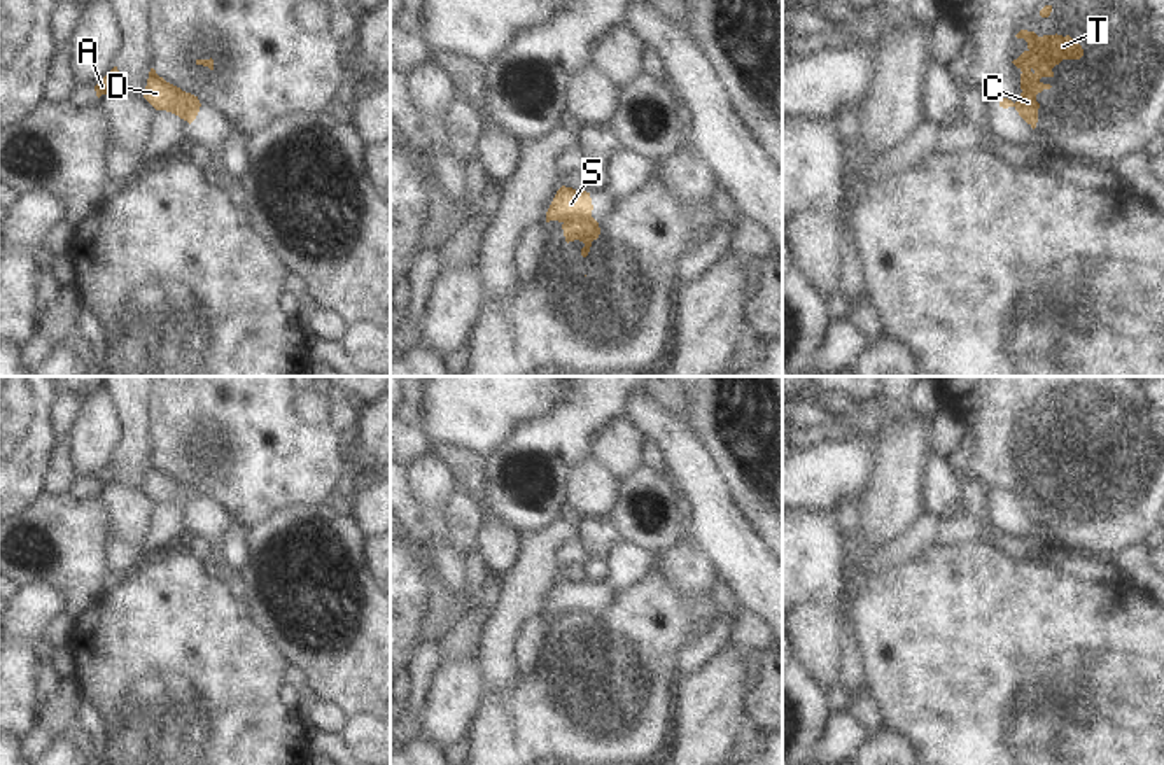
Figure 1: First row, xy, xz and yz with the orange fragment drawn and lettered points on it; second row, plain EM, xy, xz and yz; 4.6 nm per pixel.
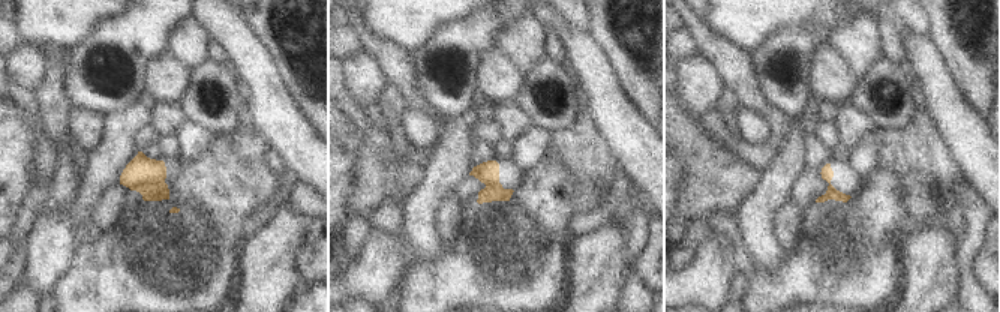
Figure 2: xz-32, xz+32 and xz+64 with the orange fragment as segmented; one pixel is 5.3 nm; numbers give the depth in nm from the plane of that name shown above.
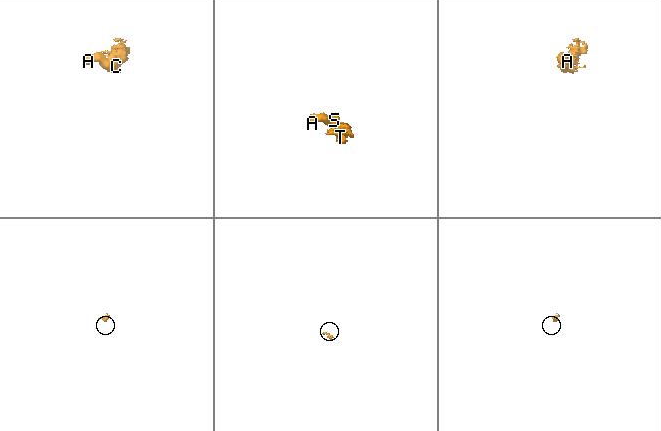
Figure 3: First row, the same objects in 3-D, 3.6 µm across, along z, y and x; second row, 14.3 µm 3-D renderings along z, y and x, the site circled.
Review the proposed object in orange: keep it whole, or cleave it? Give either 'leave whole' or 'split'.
split

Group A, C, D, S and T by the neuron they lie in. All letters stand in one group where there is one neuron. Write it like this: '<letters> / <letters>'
A D S / C T

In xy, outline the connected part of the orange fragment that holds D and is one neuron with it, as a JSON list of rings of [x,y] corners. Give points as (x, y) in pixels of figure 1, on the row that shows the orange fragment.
[[[154,68],[149,72],[147,86],[144,91],[144,98],[156,109],[166,110],[189,124],[196,119],[196,110],[200,107],[200,100],[191,98],[180,88],[166,82],[163,77],[156,74]]]

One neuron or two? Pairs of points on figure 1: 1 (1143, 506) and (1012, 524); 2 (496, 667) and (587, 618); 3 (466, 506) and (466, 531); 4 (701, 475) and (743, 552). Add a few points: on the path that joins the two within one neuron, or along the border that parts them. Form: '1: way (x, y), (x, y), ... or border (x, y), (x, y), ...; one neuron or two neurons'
1: border (1014, 498), (1033, 520); two neurons
2: border (522, 674), (517, 681), (490, 692); two neurons
3: way (466, 512), (466, 526); one neuron
4: way (708, 494), (715, 519), (725, 533); one neuron

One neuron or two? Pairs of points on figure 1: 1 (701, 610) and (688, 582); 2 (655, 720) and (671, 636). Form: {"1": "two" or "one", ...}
{"1": "two", "2": "one"}

